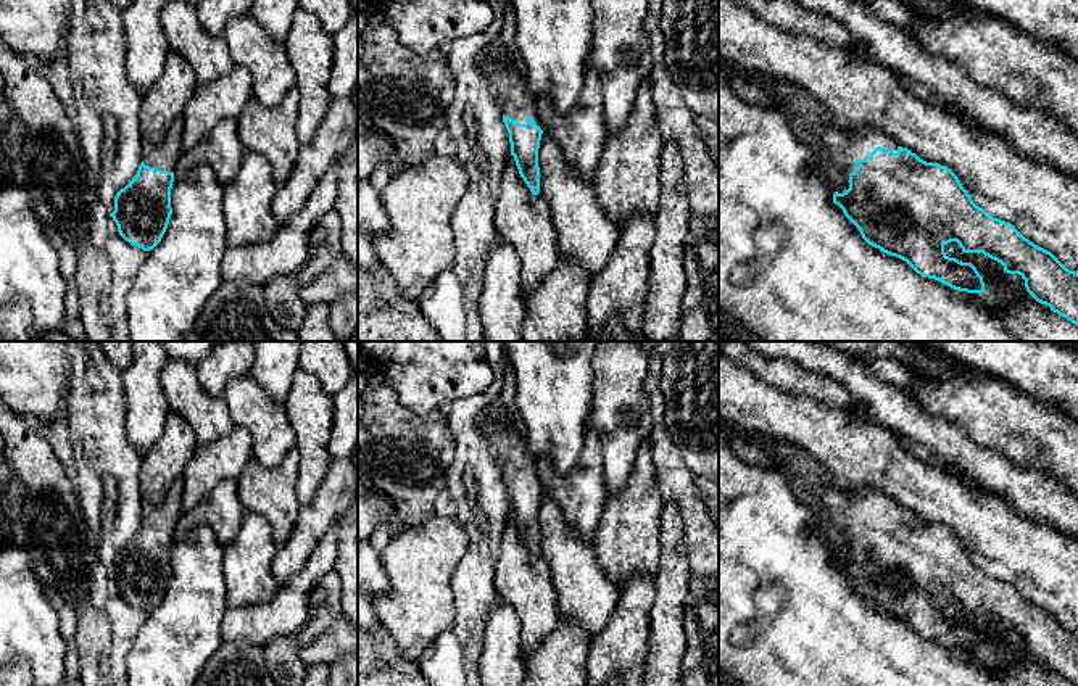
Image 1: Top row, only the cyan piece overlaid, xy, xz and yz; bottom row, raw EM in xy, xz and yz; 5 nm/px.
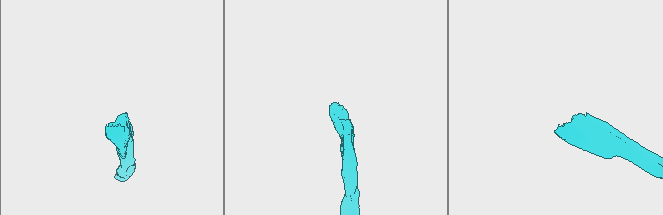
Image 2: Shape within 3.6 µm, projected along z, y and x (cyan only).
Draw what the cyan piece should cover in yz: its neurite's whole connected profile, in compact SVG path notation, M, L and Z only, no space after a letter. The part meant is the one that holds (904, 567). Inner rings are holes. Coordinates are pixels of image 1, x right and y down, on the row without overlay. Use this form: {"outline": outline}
{"outline": "M775 441L773 453L780 461L777 470L782 472L791 486L796 499L835 527L849 543L846 552L833 554L833 564L843 570L844 576L859 589L869 605L906 622L922 638L935 639L959 652L985 654L985 643L976 628L944 614L947 604L957 602L964 614L983 614L1001 623L1004 633L1018 634L1025 641L1026 652L1038 663L1049 667L1051 672L1078 686L1078 633L1067 630L1051 612L1025 599L1010 583L993 578L976 567L951 530L920 520L910 510L899 507L893 499L873 490L856 490L851 493L836 490L830 473L811 454L793 444Z"}

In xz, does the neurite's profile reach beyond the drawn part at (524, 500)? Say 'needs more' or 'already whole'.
needs more

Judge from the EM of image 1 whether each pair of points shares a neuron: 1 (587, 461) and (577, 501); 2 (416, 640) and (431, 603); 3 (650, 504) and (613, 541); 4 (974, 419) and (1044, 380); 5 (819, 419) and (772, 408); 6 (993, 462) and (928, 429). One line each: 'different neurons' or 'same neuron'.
1: same neuron
2: same neuron
3: same neuron
4: different neurons
5: same neuron
6: same neuron

